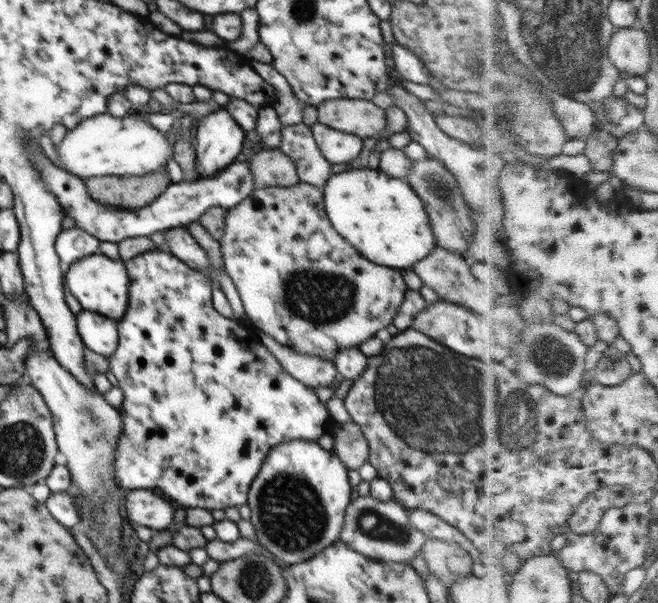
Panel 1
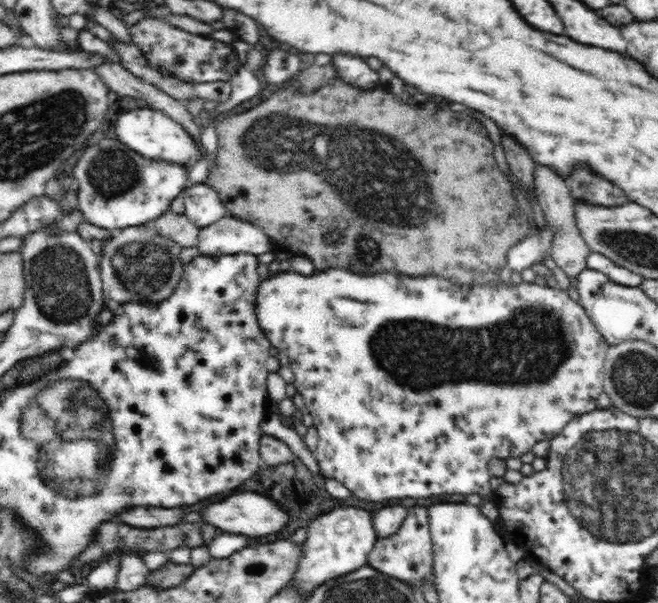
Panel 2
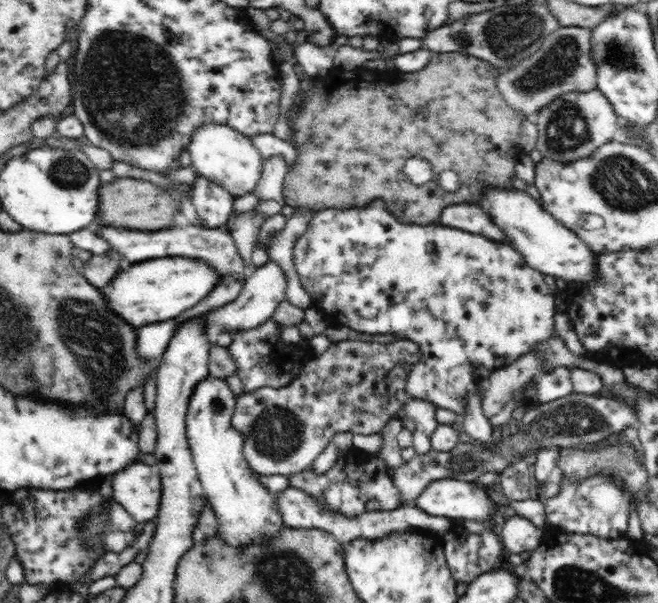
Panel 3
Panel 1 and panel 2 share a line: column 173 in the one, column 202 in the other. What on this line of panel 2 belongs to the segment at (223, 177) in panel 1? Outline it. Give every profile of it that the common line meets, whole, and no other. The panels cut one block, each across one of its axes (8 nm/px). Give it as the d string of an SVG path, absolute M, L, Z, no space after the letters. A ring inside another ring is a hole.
M205 182L189 184L182 190L181 196L185 204L183 214L200 228L231 216L231 212L222 202L221 196Z

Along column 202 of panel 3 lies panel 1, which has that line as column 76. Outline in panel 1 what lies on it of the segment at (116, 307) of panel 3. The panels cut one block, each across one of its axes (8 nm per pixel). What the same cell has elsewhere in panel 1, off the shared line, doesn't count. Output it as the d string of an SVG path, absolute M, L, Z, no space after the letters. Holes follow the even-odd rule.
M101 252L82 257L65 269L64 284L78 299L84 311L98 313L116 321L124 317L128 307L131 278L122 260L109 258Z

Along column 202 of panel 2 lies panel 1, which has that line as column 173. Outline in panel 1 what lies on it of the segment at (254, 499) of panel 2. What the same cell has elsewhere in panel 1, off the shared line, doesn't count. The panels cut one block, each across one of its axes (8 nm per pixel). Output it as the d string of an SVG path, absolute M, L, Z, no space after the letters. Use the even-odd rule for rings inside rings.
M148 489L125 491L123 500L129 522L148 526L154 532L168 529L174 524L174 512L170 503Z

